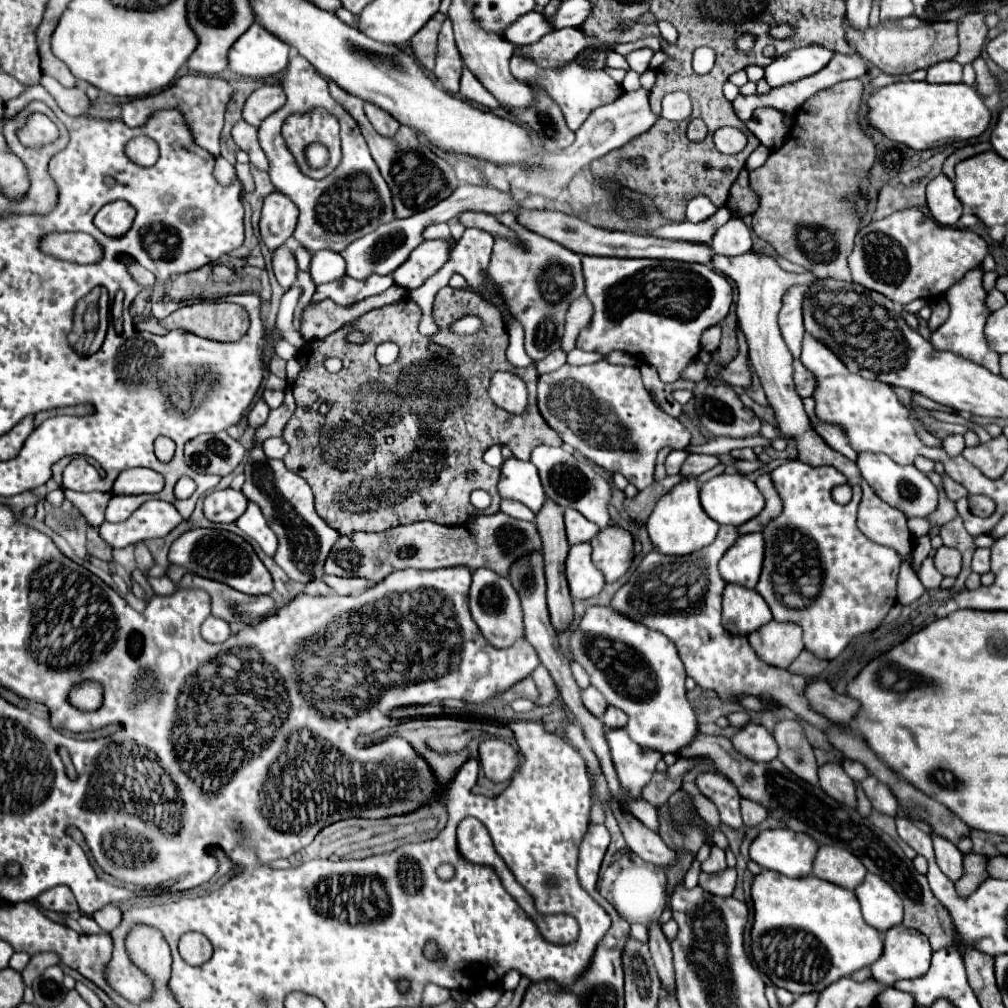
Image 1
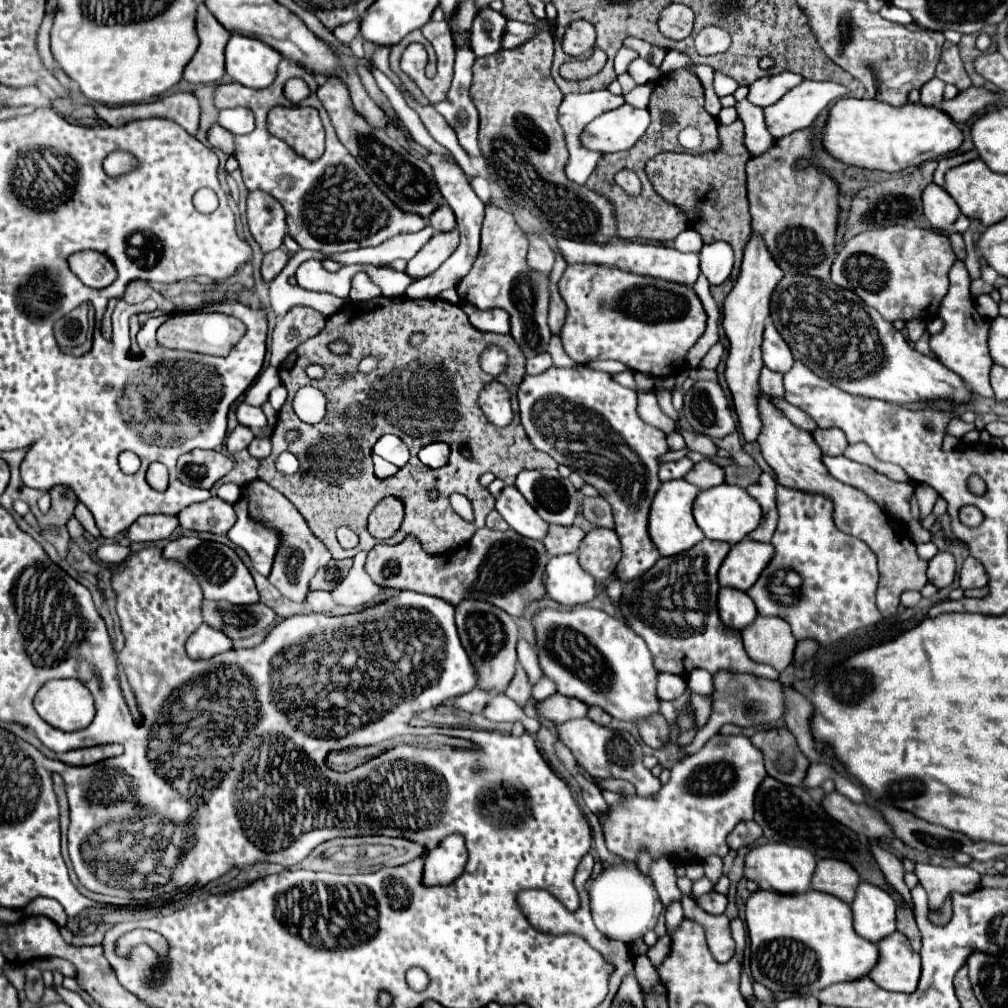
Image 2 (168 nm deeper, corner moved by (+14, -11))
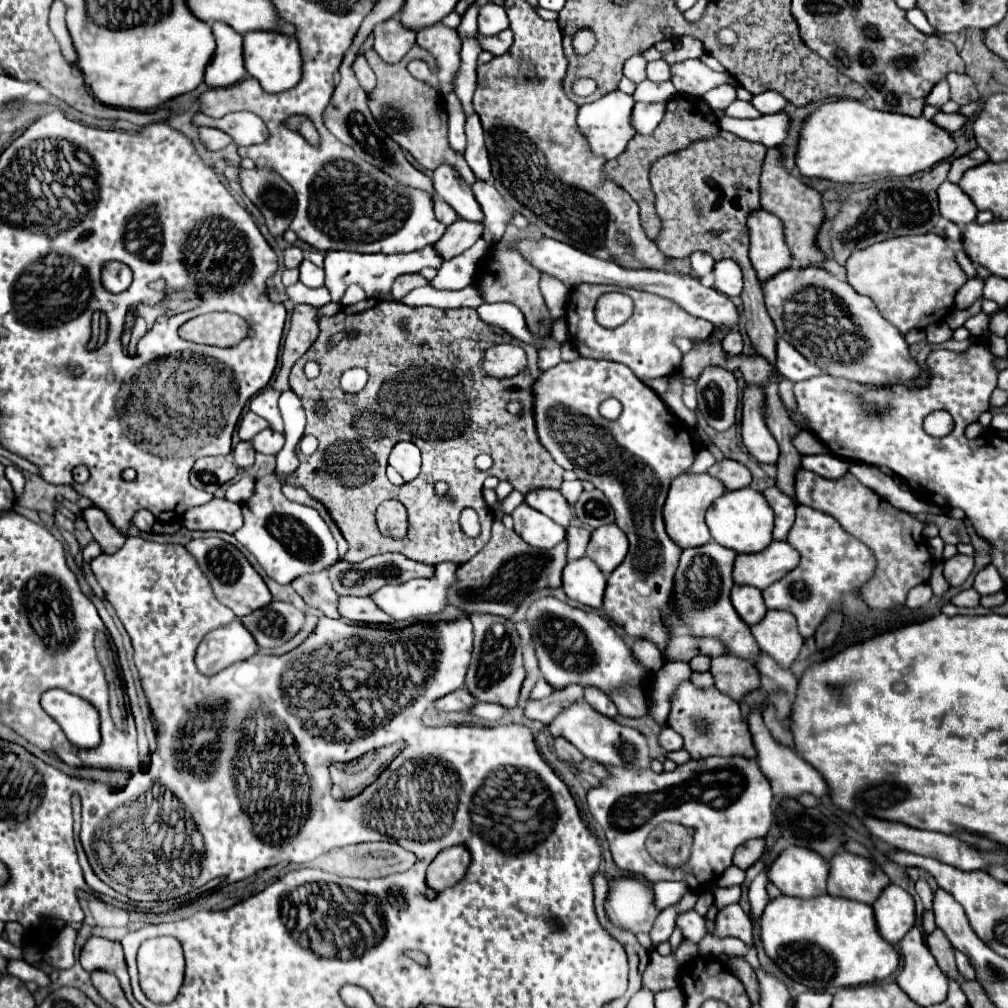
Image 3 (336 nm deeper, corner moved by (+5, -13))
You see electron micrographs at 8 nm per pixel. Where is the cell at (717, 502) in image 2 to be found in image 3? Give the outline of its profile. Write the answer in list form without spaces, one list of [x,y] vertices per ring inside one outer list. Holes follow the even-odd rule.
[[[742,488],[734,492],[724,492],[706,512],[706,524],[710,528],[712,538],[736,552],[758,552],[772,542],[774,528],[774,512],[762,492],[752,488]]]

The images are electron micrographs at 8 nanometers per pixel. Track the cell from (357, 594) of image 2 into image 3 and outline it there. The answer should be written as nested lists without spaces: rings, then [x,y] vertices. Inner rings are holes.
[[[442,562],[436,566],[436,574],[430,580],[410,580],[402,584],[386,584],[374,592],[370,598],[374,604],[384,610],[386,614],[392,614],[394,626],[402,622],[436,622],[446,606],[446,588],[450,588],[456,582],[456,564]]]

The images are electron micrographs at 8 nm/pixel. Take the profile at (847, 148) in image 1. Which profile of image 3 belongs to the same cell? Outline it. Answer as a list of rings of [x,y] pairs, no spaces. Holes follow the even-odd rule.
[[[780,146],[768,148],[764,164],[762,164],[762,176],[760,176],[760,206],[762,210],[778,216],[784,224],[784,238],[786,246],[790,248],[794,260],[806,268],[806,266],[818,266],[826,260],[826,254],[818,248],[818,232],[824,222],[824,206],[822,206],[822,194],[816,188],[806,186],[798,178],[794,178],[782,164],[782,152]]]

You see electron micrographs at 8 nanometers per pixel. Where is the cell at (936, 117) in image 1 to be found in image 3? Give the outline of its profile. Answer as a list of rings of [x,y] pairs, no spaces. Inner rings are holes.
[[[836,100],[822,104],[804,124],[798,142],[796,166],[802,176],[826,178],[830,182],[874,182],[886,176],[912,176],[946,158],[956,150],[950,132],[932,120],[880,112],[858,100]]]

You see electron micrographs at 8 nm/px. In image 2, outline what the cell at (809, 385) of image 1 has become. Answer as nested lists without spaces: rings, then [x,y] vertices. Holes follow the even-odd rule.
[[[763,368],[761,376],[759,376],[759,384],[767,396],[783,396],[783,374]]]

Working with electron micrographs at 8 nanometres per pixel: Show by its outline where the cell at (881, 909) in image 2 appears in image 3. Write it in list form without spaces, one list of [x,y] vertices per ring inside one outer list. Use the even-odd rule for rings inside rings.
[[[896,884],[886,886],[872,908],[878,932],[890,944],[898,944],[904,934],[914,926],[914,898]]]

